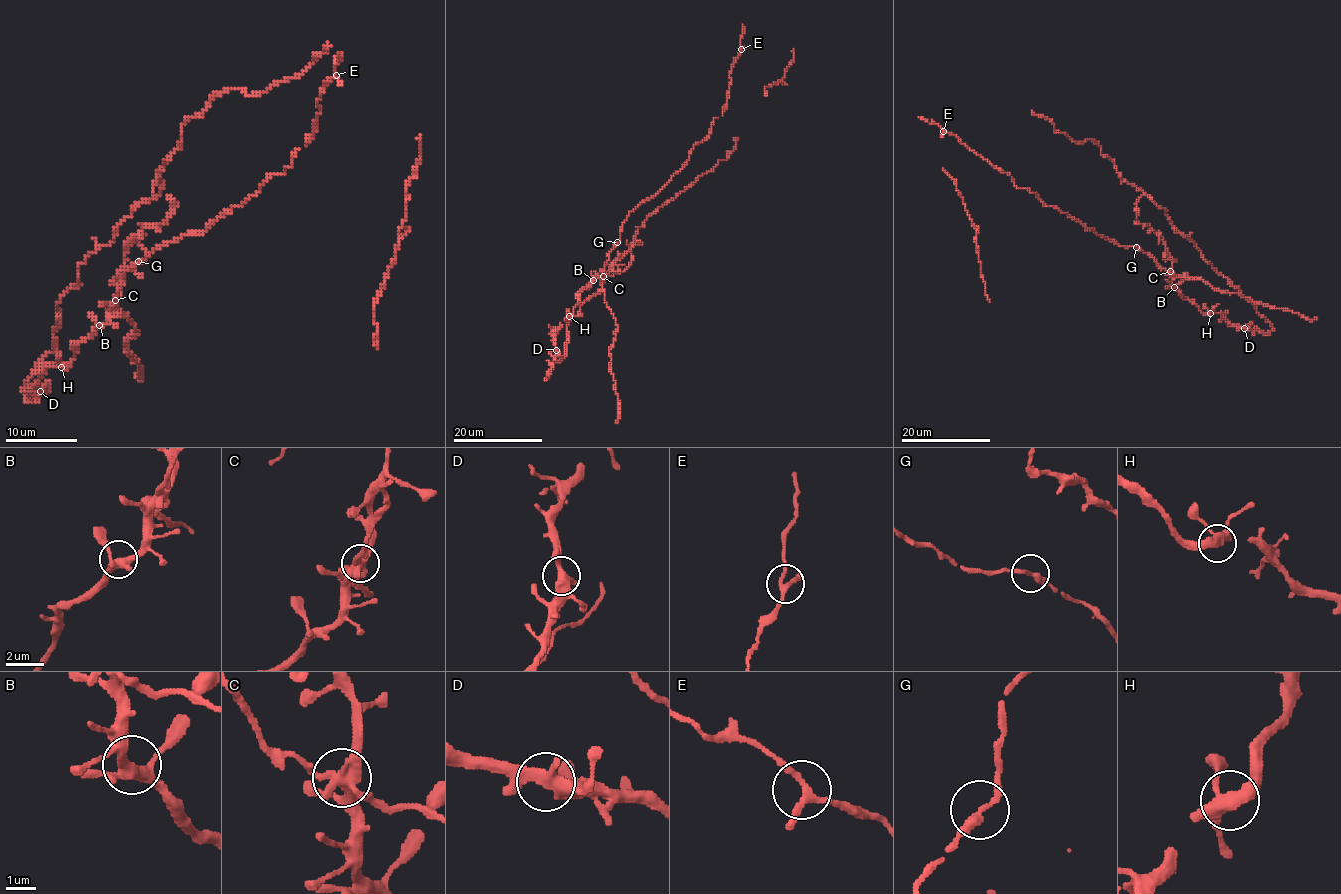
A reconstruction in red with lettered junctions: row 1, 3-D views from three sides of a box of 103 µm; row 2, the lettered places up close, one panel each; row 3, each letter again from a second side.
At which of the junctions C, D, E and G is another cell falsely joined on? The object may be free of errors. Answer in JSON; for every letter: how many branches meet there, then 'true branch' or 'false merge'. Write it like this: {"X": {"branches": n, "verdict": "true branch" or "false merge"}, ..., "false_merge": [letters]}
{"C": {"branches": 4, "verdict": "true branch"}, "D": {"branches": 4, "verdict": "true branch"}, "E": {"branches": 3, "verdict": "true branch"}, "G": {"branches": 2, "verdict": "true branch"}, "false_merge": []}

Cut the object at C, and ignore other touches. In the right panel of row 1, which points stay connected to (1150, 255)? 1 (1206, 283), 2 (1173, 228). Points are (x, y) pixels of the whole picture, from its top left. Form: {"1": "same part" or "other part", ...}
{"1": "same part", "2": "same part"}

